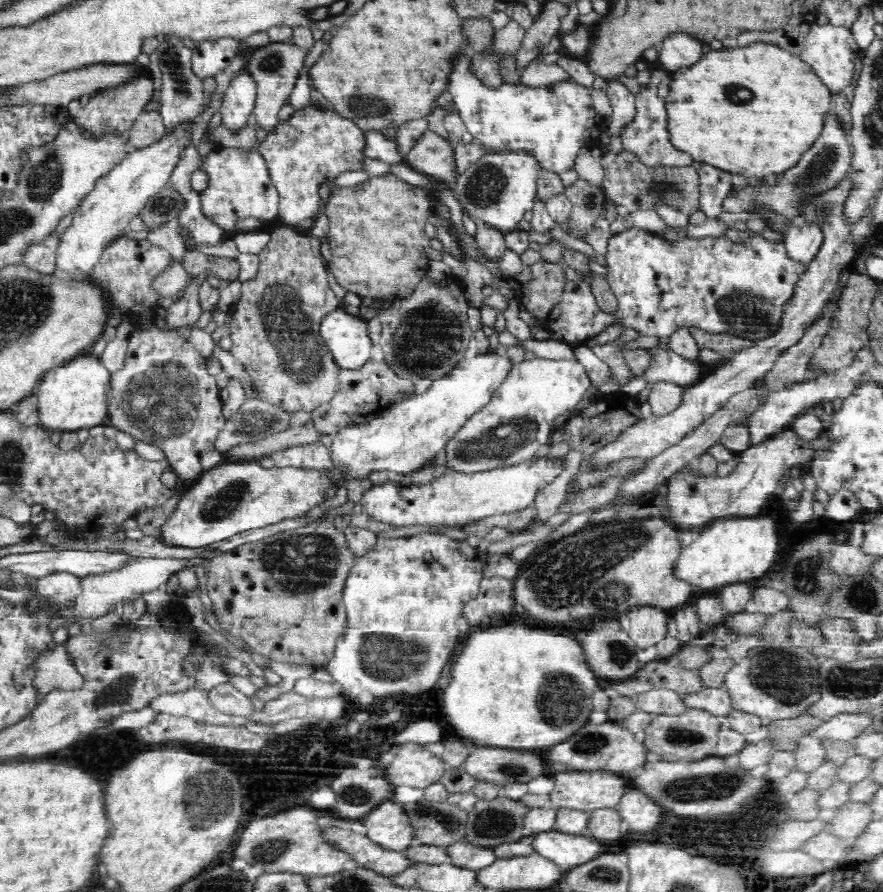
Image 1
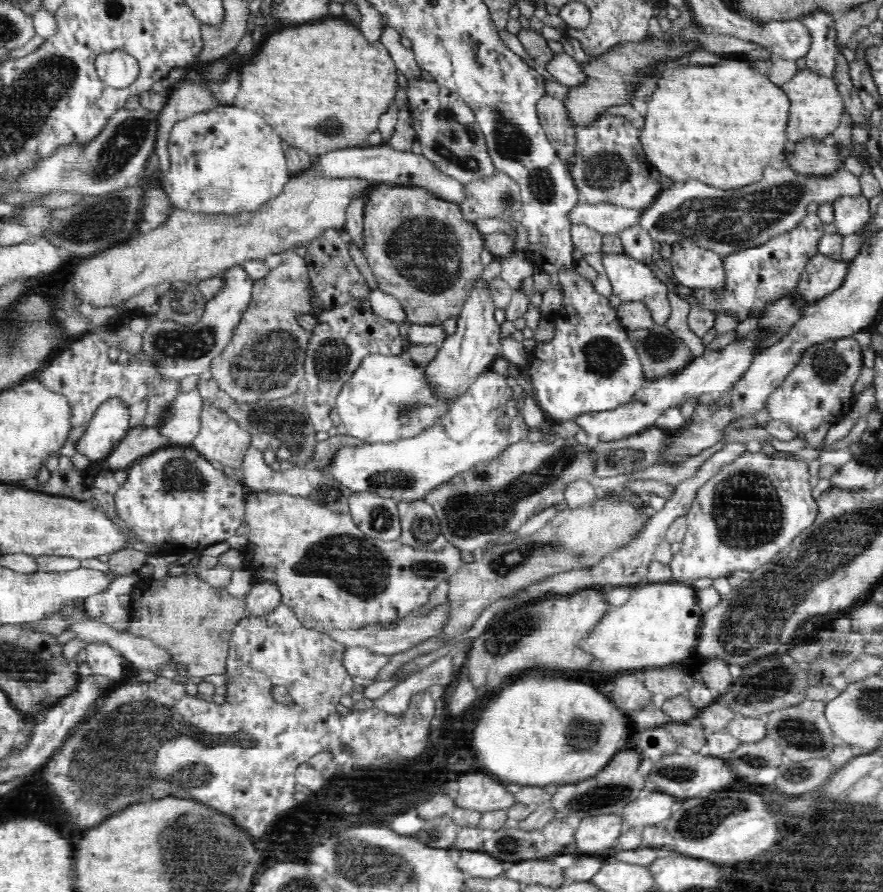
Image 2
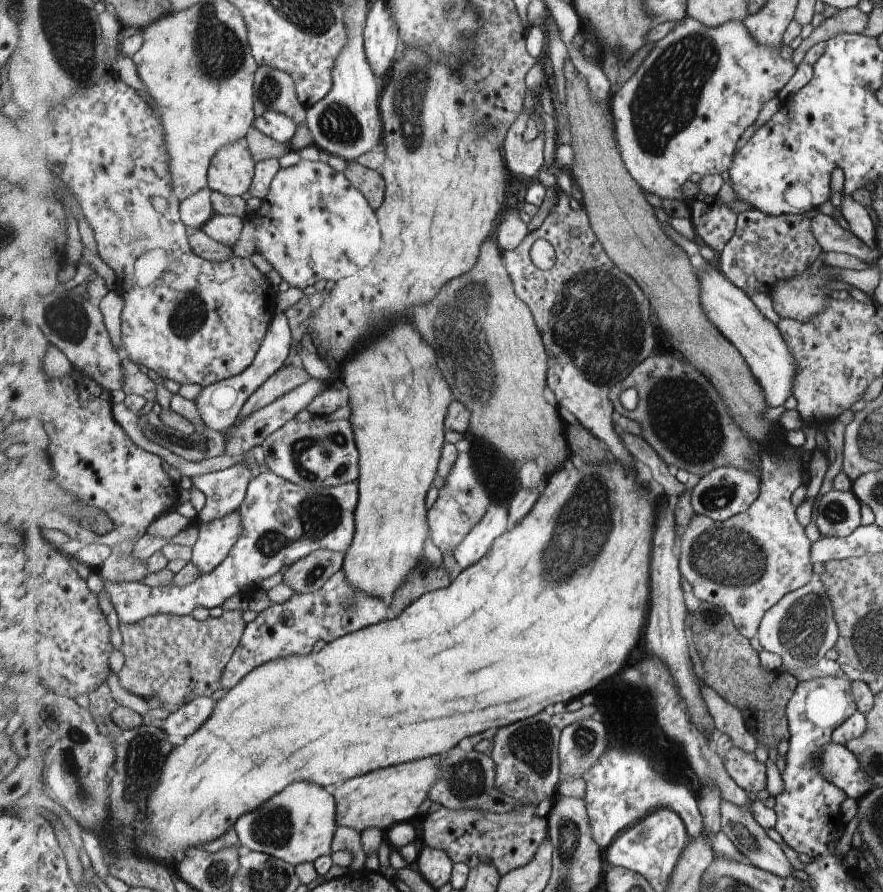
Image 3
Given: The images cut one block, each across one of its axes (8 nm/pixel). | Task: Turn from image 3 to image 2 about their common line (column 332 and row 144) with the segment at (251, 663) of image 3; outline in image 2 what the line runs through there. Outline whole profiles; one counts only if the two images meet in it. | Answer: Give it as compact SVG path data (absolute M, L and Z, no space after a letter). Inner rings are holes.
M602 115L600 118L598 118L598 120L596 120L596 122L588 123L587 125L584 125L578 129L578 132L576 134L576 139L578 139L578 142L576 142L576 156L574 156L574 160L570 160L572 166L570 166L568 170L571 174L571 177L575 181L575 186L577 187L578 191L583 192L584 196L586 197L586 202L592 204L612 204L622 208L640 211L648 208L654 202L655 197L657 197L658 193L663 190L661 185L662 176L660 175L657 168L654 167L654 165L650 164L650 162L648 162L646 153L642 148L642 143L640 142L640 137L638 134L639 129L634 126L634 124L632 124L632 122L630 122L630 120L626 118L626 116Z

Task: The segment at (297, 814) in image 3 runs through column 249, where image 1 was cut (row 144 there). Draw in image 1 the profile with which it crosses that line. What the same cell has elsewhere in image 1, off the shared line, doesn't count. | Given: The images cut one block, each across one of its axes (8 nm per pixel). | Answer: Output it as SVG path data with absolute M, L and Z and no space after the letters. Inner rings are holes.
M832 111L828 114L826 122L824 122L822 136L819 136L816 142L802 155L802 158L794 168L781 175L775 174L773 179L757 180L751 178L750 180L747 179L747 183L744 186L732 186L732 189L723 200L722 208L724 212L744 212L752 198L759 198L778 214L794 218L794 216L800 214L798 208L800 208L800 202L806 196L836 187L837 183L840 183L850 170L851 145L849 136L846 136L837 115Z

